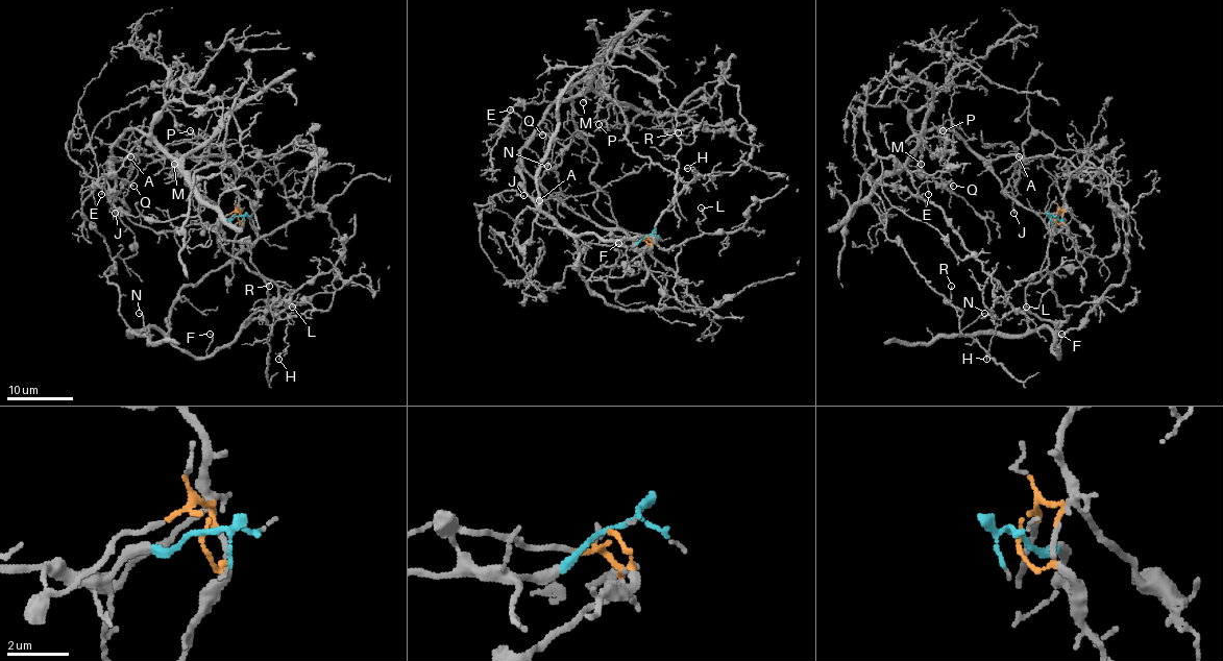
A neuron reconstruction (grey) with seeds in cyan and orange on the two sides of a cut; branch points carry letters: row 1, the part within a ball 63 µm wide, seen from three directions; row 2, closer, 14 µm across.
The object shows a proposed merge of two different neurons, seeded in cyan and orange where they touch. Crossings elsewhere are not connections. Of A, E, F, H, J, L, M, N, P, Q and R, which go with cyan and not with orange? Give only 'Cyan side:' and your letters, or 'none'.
Cyan side: A, E, J, M, P, Q, R

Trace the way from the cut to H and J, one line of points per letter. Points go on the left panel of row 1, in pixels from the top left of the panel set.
H: (238, 216), (233, 182), (266, 162), (297, 214), (179, 292), (168, 338), (213, 357), (274, 312), (278, 360)
J: (238, 216), (216, 225), (190, 224), (159, 233), (136, 224), (108, 187), (116, 213)

